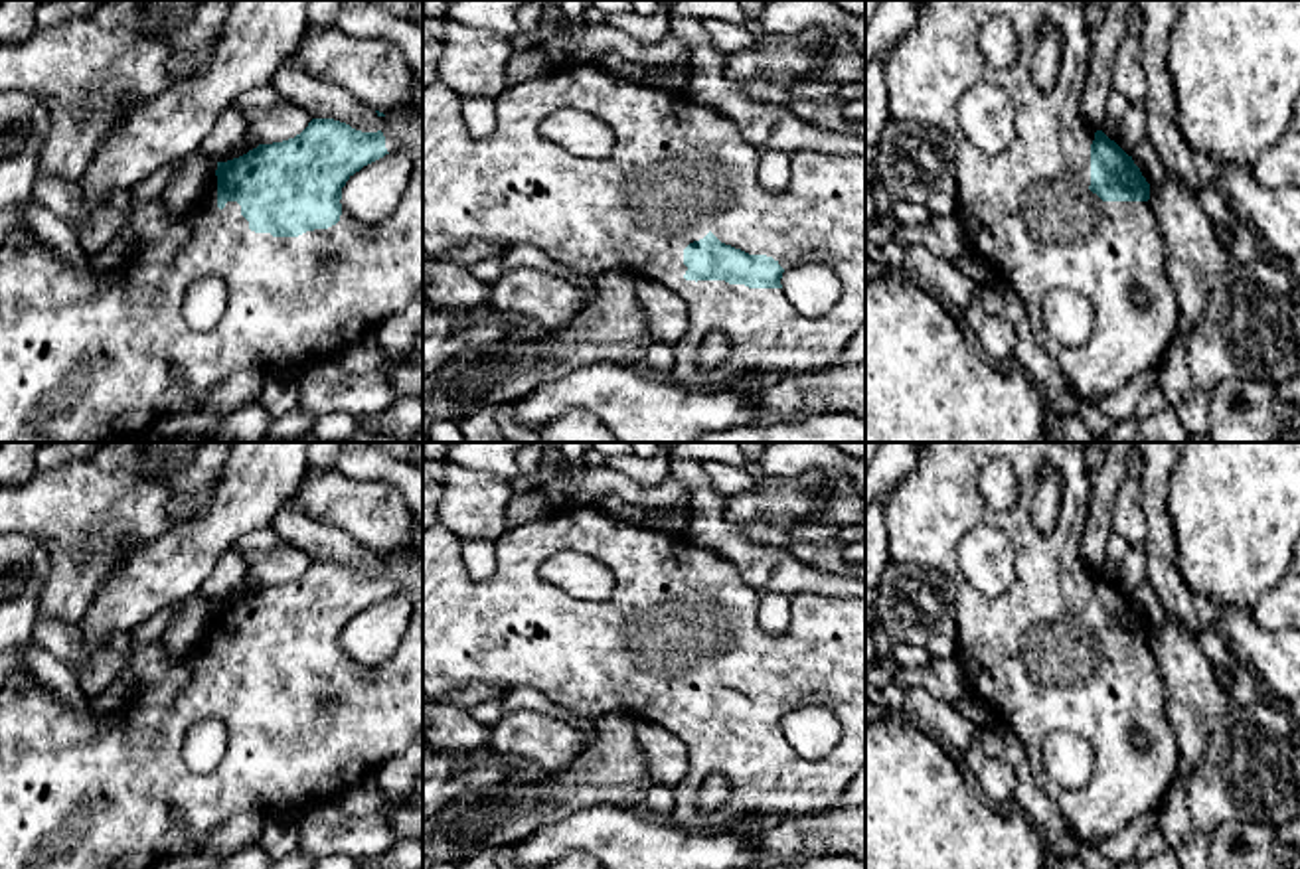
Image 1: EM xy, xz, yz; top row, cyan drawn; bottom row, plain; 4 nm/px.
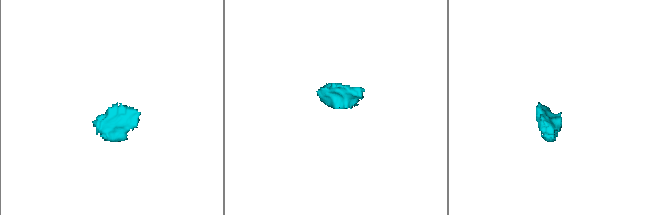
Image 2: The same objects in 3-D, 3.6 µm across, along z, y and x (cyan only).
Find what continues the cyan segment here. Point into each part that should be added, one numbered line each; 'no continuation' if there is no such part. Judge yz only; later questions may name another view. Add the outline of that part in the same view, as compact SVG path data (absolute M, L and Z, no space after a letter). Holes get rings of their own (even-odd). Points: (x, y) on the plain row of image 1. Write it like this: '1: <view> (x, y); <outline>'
1: yz (1028, 654); M923 442L917 470L891 490L885 508L889 561L934 569L952 581L958 592L956 660L966 689L1014 731L1035 786L1059 806L1081 843L1112 837L1138 816L1160 812L1179 766L1179 743L1150 644L1102 644L1089 632L1097 571L1083 561L1081 541L1091 486L1083 444ZM994 458L1006 458L1019 480L1019 500L1010 512L994 512L980 492L980 472ZM1047 466L1061 476L1061 504L1055 527L1041 533L1031 521L1031 502ZM978 525L1004 531L1016 549L1016 579L1000 596L976 591L958 567L956 549ZM1057 731L1087 739L1095 750L1095 768L1083 788L1067 790L1045 770L1043 741Z

